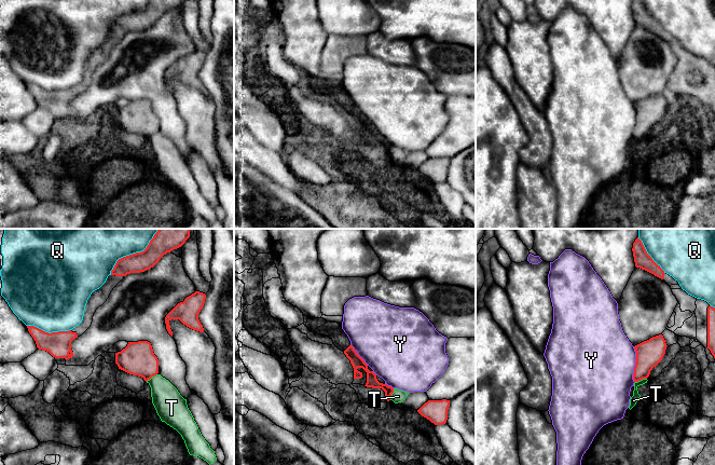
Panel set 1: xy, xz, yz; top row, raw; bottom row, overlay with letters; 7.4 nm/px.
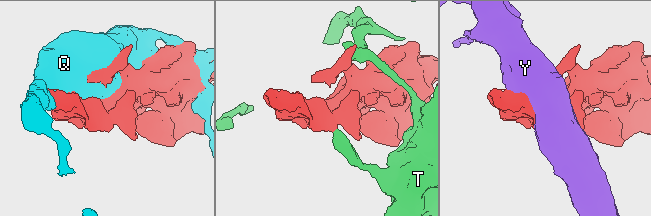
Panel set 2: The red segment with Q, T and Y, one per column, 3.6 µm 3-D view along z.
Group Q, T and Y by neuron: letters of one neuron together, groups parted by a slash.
Q / T / Y

